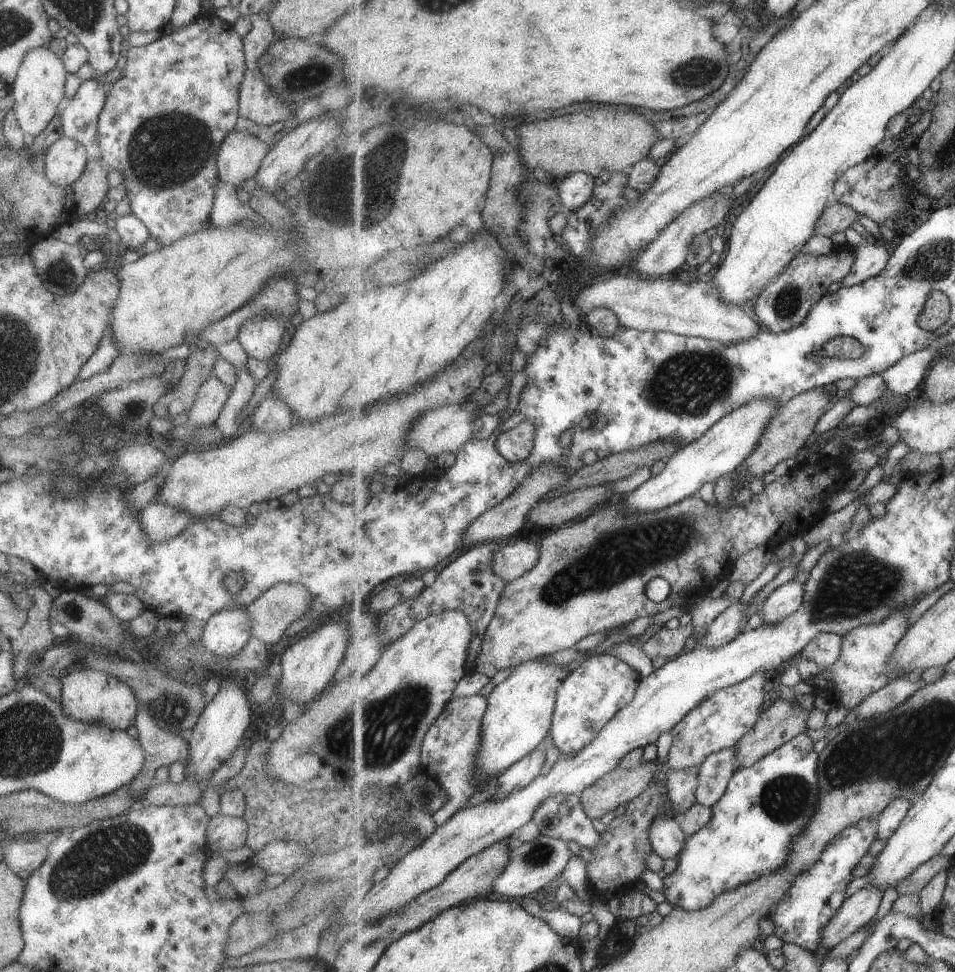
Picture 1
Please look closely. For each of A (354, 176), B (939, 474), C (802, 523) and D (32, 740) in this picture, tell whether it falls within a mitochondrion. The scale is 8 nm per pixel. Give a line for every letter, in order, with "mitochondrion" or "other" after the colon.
A: mitochondrion
B: other
C: other
D: mitochondrion

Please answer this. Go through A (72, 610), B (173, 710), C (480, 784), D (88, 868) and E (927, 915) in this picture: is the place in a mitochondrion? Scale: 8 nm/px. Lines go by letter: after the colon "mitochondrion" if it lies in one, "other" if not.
A: mitochondrion
B: mitochondrion
C: other
D: mitochondrion
E: other

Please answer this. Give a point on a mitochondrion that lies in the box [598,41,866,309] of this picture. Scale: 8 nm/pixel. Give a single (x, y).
(696, 69)

